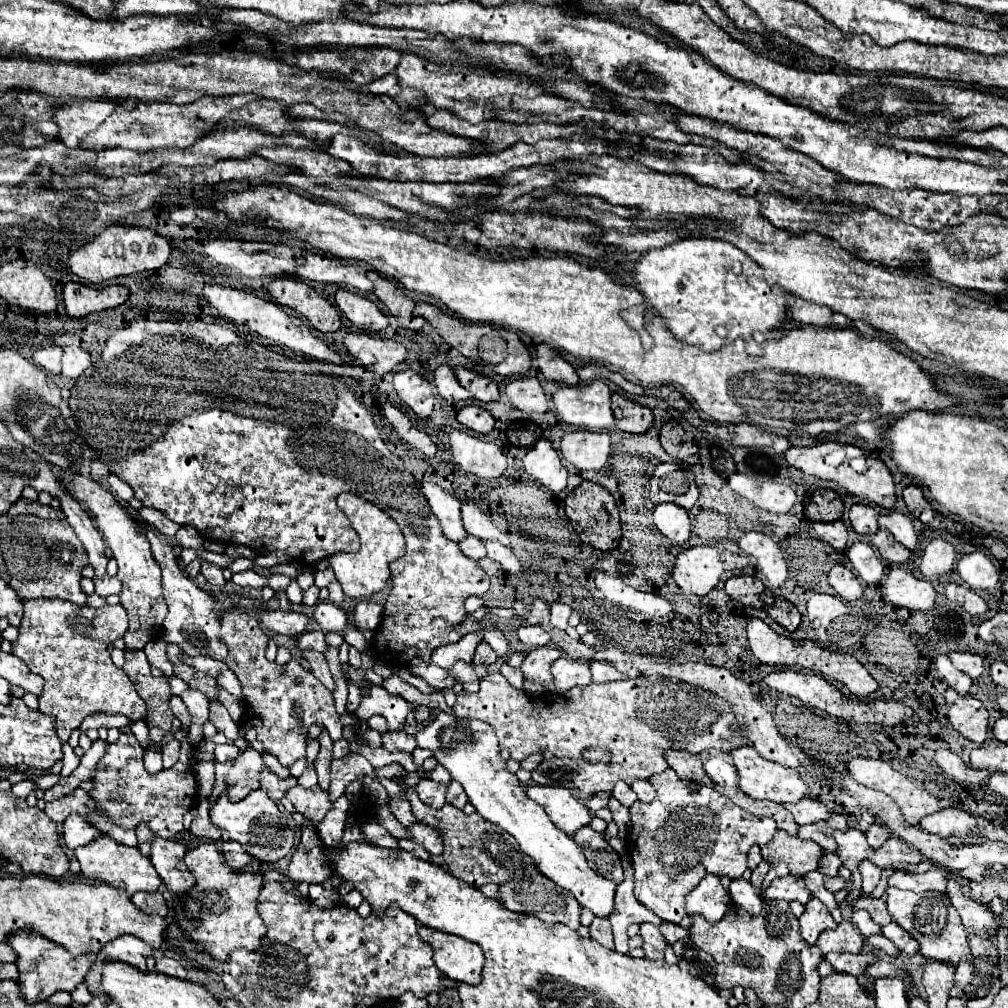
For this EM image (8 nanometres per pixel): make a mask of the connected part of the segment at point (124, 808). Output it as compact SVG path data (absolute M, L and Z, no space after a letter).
M122 733L116 743L108 743L106 755L98 761L92 781L94 789L90 797L96 803L96 811L100 815L106 813L110 823L134 829L140 821L146 821L156 835L166 839L184 829L182 815L192 809L196 801L194 773L186 773L184 765L178 761L174 767L150 775L142 763L142 747L132 733Z

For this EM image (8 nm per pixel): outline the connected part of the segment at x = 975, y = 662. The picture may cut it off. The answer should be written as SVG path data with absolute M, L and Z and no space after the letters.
M950 653L950 659L952 659L956 669L964 671L972 679L978 679L982 675L982 671L984 671L984 663L982 663L980 655L974 655L974 653Z

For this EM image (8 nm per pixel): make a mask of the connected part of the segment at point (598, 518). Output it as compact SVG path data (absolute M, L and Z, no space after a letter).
M584 481L566 497L564 503L568 509L568 519L584 543L590 543L594 549L616 549L616 545L620 541L618 507L616 507L614 497L604 487L600 487L592 481Z

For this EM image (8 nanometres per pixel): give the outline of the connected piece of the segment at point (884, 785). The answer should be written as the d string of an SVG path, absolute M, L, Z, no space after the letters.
M858 757L858 759L852 759L848 763L848 773L854 777L854 781L858 781L860 785L864 785L868 789L876 789L876 791L882 791L882 793L890 793L890 797L898 803L898 807L902 809L902 813L904 813L904 817L906 817L906 821L910 825L918 825L924 815L930 815L930 813L940 811L940 801L932 793L928 793L926 789L916 787L902 773L898 773L896 769L892 769L890 763L886 763L886 761Z

